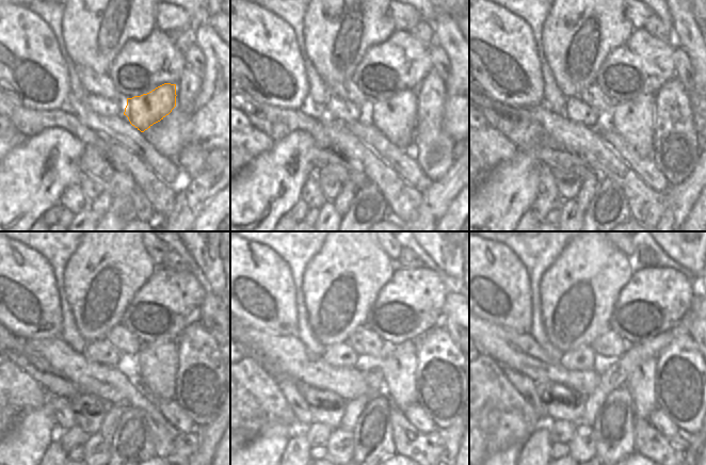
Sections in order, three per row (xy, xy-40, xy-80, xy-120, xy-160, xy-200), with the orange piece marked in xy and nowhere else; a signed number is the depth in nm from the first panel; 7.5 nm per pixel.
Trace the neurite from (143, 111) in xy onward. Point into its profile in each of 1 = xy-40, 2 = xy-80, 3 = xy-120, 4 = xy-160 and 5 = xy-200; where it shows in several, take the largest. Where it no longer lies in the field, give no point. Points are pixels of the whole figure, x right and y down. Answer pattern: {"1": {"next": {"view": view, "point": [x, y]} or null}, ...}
{"1": {"next": {"view": "xy-40", "point": [396, 116]}}, "2": {"next": {"view": "xy-80", "point": [635, 119]}}, "3": {"next": {"view": "xy-120", "point": [157, 363]}}, "4": {"next": {"view": "xy-160", "point": [399, 368]}}, "5": {"next": {"view": "xy-200", "point": [641, 383]}}}

